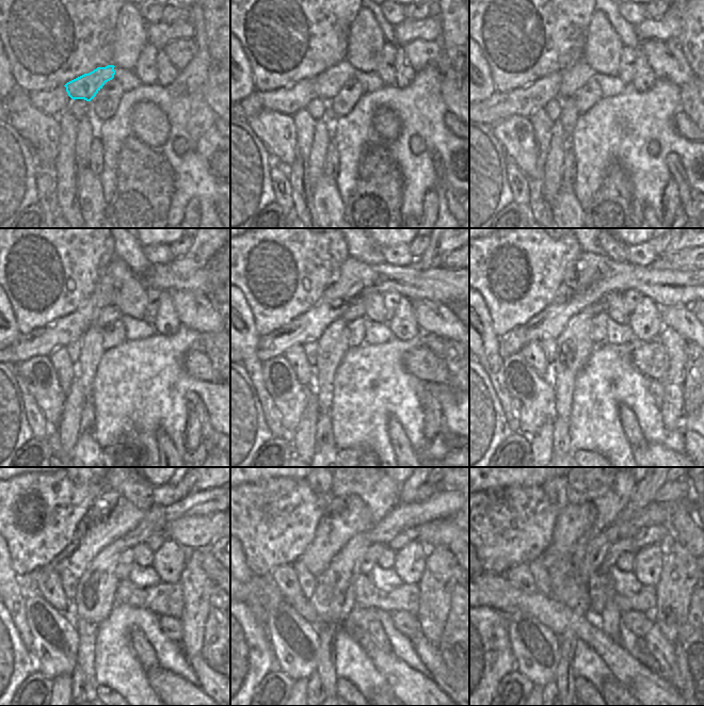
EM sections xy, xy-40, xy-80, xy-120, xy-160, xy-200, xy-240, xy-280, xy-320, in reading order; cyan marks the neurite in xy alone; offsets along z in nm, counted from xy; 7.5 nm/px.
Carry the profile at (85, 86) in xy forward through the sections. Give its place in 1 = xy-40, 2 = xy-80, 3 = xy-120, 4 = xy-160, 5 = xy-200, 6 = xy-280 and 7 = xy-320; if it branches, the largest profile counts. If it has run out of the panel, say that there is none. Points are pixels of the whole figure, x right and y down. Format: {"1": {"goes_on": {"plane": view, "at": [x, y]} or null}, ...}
{"1": {"goes_on": {"plane": "xy-40", "at": [330, 82]}}, "2": {"goes_on": {"plane": "xy-80", "at": [574, 78]}}, "3": {"goes_on": {"plane": "xy-120", "at": [110, 314]}}, "4": {"goes_on": {"plane": "xy-160", "at": [356, 309]}}, "5": {"goes_on": {"plane": "xy-200", "at": [600, 306]}}, "6": {"goes_on": {"plane": "xy-280", "at": [444, 504]}}, "7": {"goes_on": {"plane": "xy-320", "at": [655, 513]}}}

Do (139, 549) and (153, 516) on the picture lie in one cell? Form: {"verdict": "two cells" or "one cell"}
{"verdict": "two cells"}

